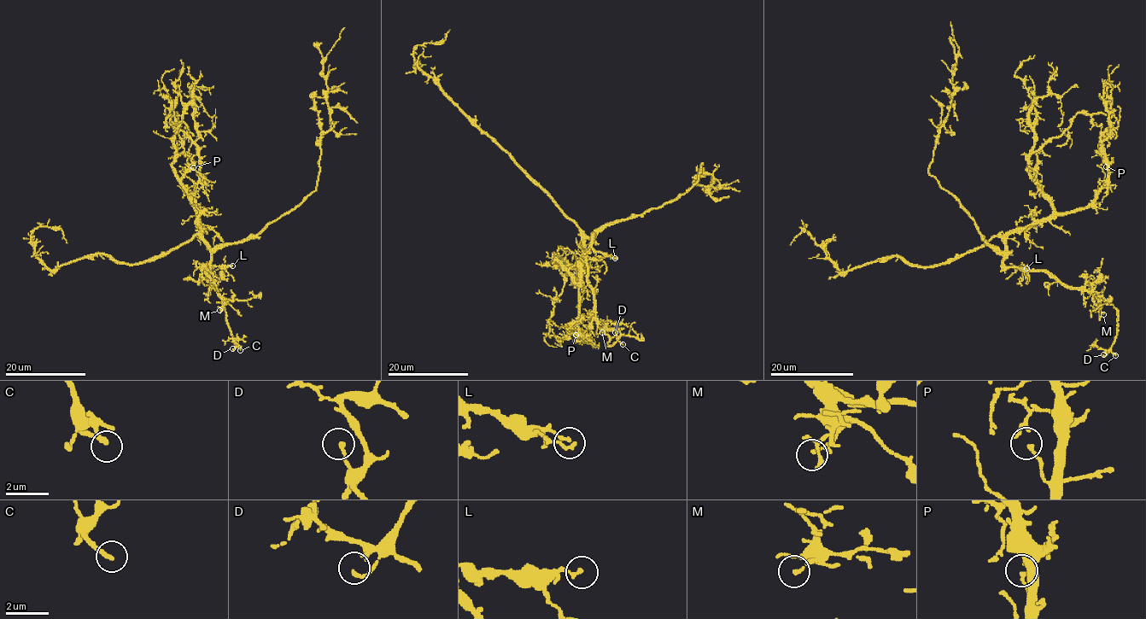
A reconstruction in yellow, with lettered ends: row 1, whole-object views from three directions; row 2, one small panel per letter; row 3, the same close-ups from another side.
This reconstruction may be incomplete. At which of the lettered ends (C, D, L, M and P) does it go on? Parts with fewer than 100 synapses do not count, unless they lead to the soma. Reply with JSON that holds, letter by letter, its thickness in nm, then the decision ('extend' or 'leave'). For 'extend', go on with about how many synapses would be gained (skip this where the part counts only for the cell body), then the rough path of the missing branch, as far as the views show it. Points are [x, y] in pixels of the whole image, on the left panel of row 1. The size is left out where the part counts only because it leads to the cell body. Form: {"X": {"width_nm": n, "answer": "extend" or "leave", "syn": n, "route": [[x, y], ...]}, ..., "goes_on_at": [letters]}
{"C": {"width_nm": 200, "answer": "extend", "route": [[240, 350], [252, 353], [259, 347], [257, 341], [230, 334], [202, 344], [190, 363]]}, "D": {"width_nm": 160, "answer": "leave"}, "L": {"width_nm": 150, "answer": "leave"}, "M": {"width_nm": 160, "answer": "leave"}, "P": {"width_nm": 140, "answer": "leave"}, "goes_on_at": ["C"]}

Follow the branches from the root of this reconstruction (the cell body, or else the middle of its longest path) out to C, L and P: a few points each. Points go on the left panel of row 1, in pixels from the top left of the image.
C: (207, 243), (211, 259), (203, 266), (204, 271), (211, 286), (226, 300), (225, 321), (234, 345), (240, 350)
L: (207, 243), (211, 254), (209, 264), (232, 265)
P: (207, 243), (196, 214), (195, 184), (198, 176), (193, 167)

